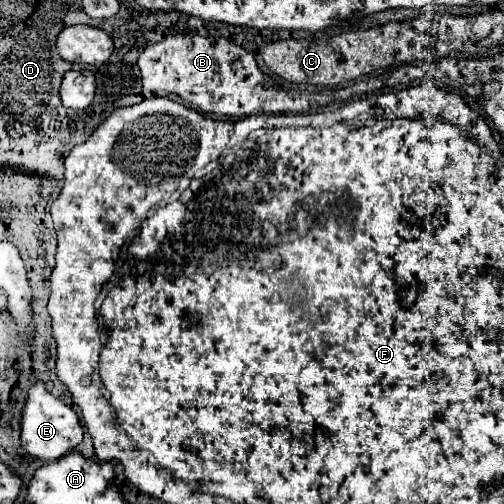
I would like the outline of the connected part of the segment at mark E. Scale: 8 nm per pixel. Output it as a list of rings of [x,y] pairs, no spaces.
[[[34,380],[28,394],[26,394],[20,430],[22,430],[22,434],[20,434],[22,450],[26,454],[30,454],[32,458],[38,458],[38,460],[44,460],[44,462],[54,462],[54,460],[66,456],[84,438],[84,430],[80,426],[80,420],[78,420],[76,412],[68,404],[64,404],[62,400],[52,396],[46,390],[42,380]]]

